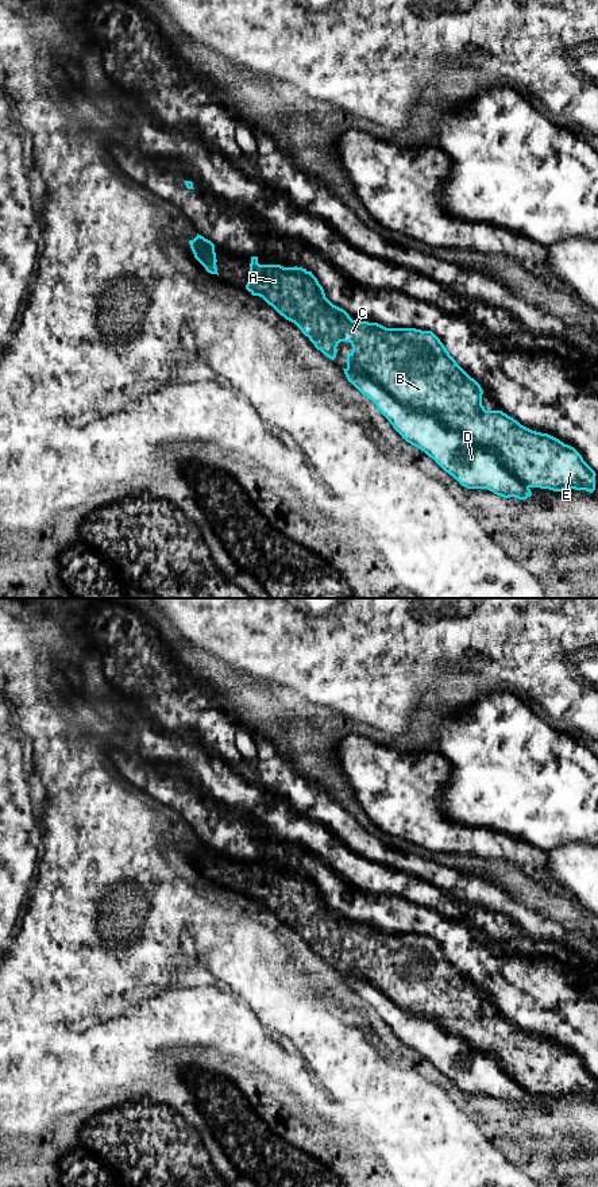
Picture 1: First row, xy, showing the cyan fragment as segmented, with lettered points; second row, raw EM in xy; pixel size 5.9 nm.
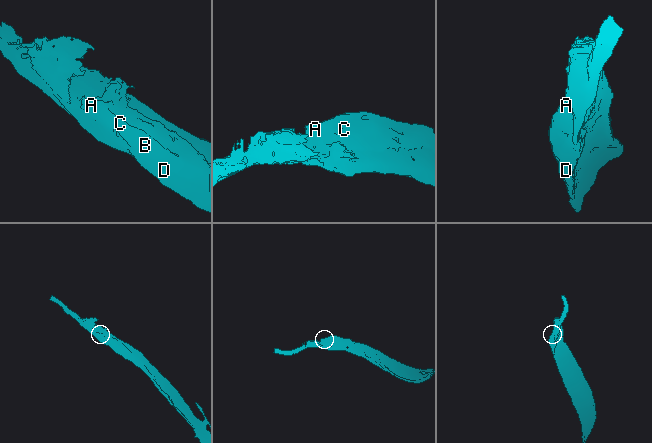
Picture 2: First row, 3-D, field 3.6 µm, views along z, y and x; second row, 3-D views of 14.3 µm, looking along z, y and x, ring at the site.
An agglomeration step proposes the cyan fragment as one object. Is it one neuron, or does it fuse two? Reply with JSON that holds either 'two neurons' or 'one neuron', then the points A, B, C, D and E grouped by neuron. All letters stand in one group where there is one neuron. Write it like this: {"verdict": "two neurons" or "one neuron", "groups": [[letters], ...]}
{"verdict": "two neurons", "groups": [["A", "D"], ["B", "C", "E"]]}

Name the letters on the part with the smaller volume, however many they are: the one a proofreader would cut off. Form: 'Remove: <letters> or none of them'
Remove: B, C, E

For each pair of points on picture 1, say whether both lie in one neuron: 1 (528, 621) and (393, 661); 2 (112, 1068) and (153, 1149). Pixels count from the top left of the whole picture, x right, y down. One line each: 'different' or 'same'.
1: same
2: different

